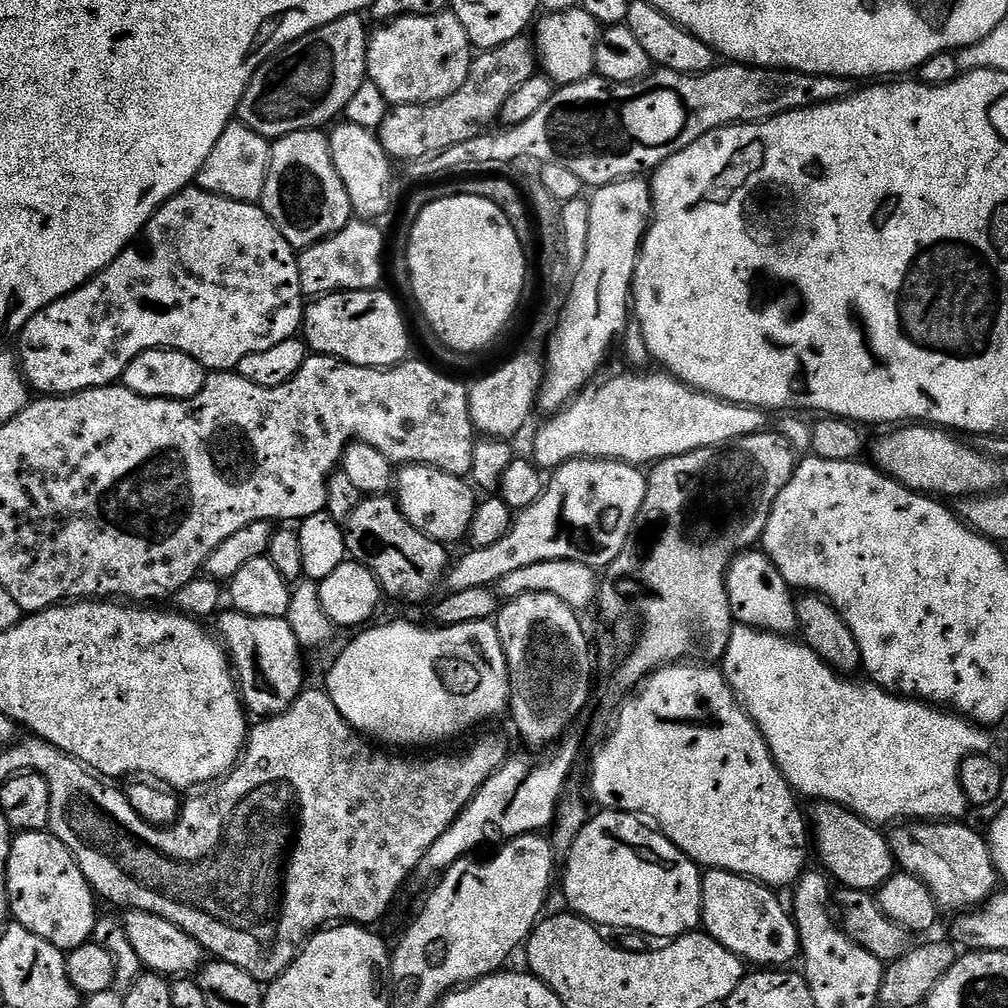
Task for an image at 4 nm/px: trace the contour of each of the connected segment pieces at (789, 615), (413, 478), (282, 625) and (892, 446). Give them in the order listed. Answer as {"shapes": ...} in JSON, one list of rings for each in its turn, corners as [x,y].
{"shapes":[[[[749,550],[734,557],[726,576],[726,590],[730,598],[732,619],[736,624],[761,628],[764,632],[777,632],[787,637],[797,631],[793,589],[789,588],[778,566],[774,566],[772,559],[764,555],[763,551]]],[[[405,464],[395,473],[394,499],[410,526],[445,546],[451,545],[451,540],[467,537],[478,503],[477,493],[467,479],[425,464]]],[[[224,610],[215,617],[214,623],[230,657],[245,709],[256,718],[276,716],[286,711],[306,687],[304,660],[300,657],[302,647],[287,619],[283,616],[258,618],[244,612]]],[[[900,426],[895,430],[885,432],[888,433],[873,446],[873,458],[871,457],[871,459],[874,461],[875,467],[879,468],[885,476],[891,476],[892,479],[897,480],[912,492],[931,494],[936,498],[946,498],[944,496],[971,498],[997,491],[1003,485],[1000,483],[1004,480],[1005,469],[991,456],[985,456],[979,448],[971,443],[968,443],[969,445],[959,444],[955,440],[957,437],[951,431],[939,426]]]]}

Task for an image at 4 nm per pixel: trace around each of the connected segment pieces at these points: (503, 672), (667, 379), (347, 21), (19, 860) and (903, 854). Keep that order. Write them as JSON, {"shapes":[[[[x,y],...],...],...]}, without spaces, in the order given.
{"shapes":[[[[396,620],[393,624],[372,627],[365,627],[353,635],[357,636],[333,662],[326,683],[328,697],[334,702],[338,714],[342,714],[342,718],[346,718],[348,725],[357,732],[396,750],[432,748],[435,744],[458,739],[463,732],[495,716],[505,715],[512,689],[512,673],[508,656],[504,653],[506,643],[499,637],[492,620],[466,622],[449,628],[419,628],[416,624]]],[[[663,370],[627,371],[602,381],[597,388],[585,387],[559,412],[545,419],[548,421],[537,430],[532,440],[531,455],[541,469],[555,470],[568,460],[620,460],[624,464],[651,466],[658,460],[699,448],[713,448],[731,440],[746,438],[755,432],[763,432],[769,427],[769,413],[765,409],[732,404],[728,400],[719,400],[717,396],[708,396]]],[[[360,14],[338,18],[298,38],[258,66],[240,99],[239,123],[269,138],[331,125],[354,98],[358,86],[366,83],[370,28],[364,25],[364,18]]],[[[51,831],[21,832],[13,835],[8,863],[8,893],[11,919],[17,924],[26,926],[30,934],[38,934],[38,938],[46,938],[46,942],[65,950],[77,948],[92,940],[98,919],[98,911],[96,912],[98,897],[88,885],[87,878],[82,874],[70,850],[66,850],[64,843],[52,835]]],[[[904,822],[893,827],[888,836],[897,865],[926,882],[937,905],[951,914],[963,914],[981,907],[998,888],[987,839],[966,825],[964,822]]]]}

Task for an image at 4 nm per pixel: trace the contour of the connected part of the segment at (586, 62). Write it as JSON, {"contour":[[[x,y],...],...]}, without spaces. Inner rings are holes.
{"contour":[[[577,6],[570,10],[562,10],[561,12],[548,12],[547,14],[541,15],[535,21],[534,32],[535,28],[536,36],[534,35],[534,43],[538,64],[542,69],[543,75],[548,76],[552,80],[553,85],[577,84],[578,82],[589,79],[595,73],[596,47],[600,41],[602,25],[594,18],[590,18],[590,14],[586,14],[584,8]]]}

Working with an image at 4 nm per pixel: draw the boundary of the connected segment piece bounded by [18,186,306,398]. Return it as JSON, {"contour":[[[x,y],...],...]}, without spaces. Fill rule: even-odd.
{"contour":[[[189,186],[156,209],[135,246],[125,248],[118,254],[118,258],[114,258],[114,262],[106,265],[81,288],[74,289],[69,296],[55,300],[53,304],[48,304],[38,314],[30,317],[26,326],[18,333],[18,363],[29,389],[44,398],[72,396],[76,392],[85,392],[88,388],[105,388],[108,384],[115,384],[123,377],[126,366],[130,366],[130,362],[138,358],[138,354],[149,352],[152,348],[172,348],[176,352],[190,354],[190,358],[197,360],[206,370],[230,372],[236,369],[242,358],[246,358],[246,354],[258,354],[258,350],[270,350],[270,346],[278,346],[278,342],[293,339],[301,331],[305,307],[306,300],[300,291],[298,278],[297,249],[293,248],[290,242],[286,242],[286,238],[282,238],[278,226],[274,226],[263,207],[259,203],[238,202]]]}

